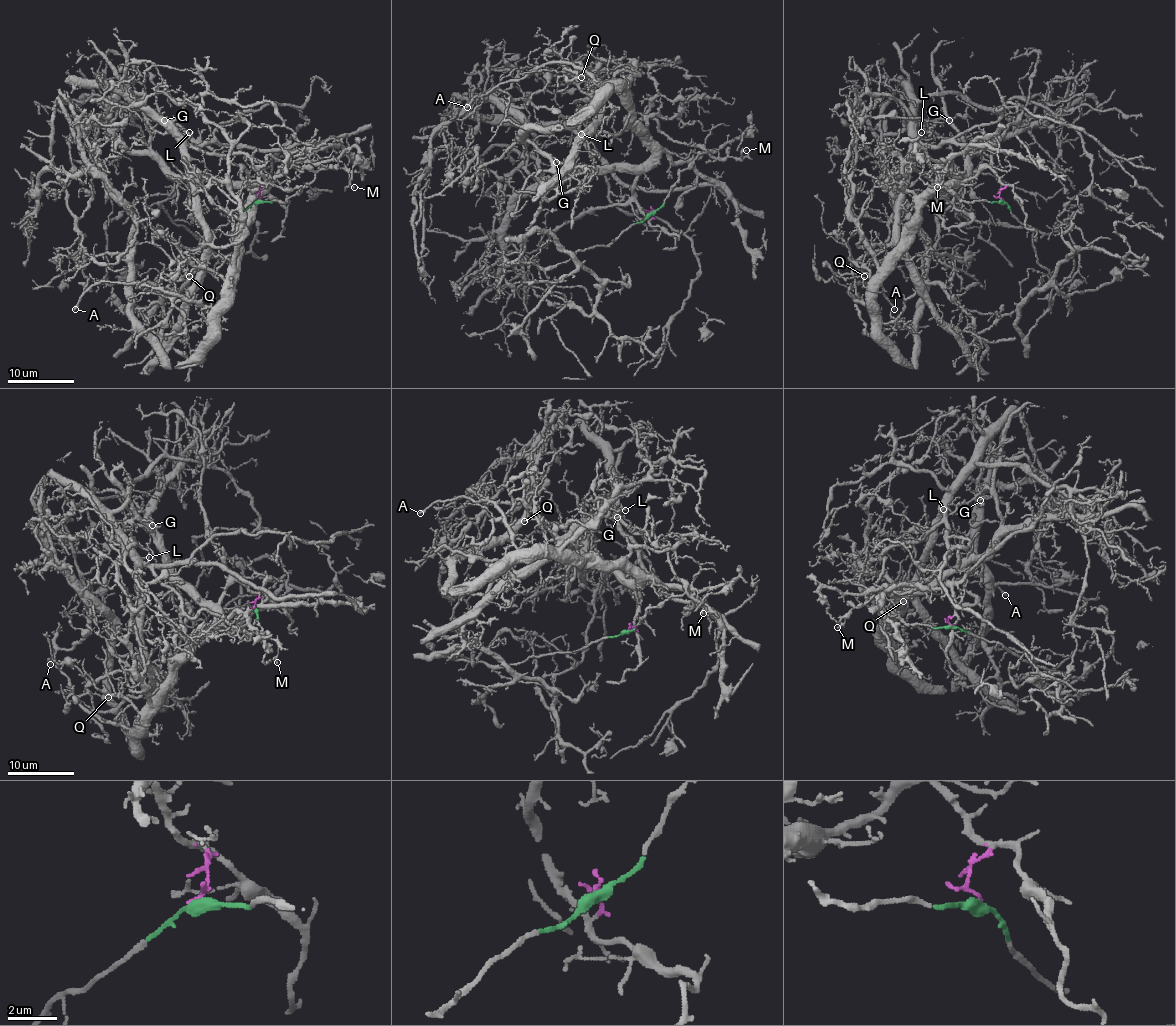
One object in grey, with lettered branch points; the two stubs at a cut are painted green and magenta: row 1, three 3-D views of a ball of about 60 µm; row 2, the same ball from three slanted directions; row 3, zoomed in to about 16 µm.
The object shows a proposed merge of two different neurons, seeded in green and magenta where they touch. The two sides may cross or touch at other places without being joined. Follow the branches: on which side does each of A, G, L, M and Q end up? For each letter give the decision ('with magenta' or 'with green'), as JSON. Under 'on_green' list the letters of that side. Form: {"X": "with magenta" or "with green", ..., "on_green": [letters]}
{"A": "with magenta", "G": "with magenta", "L": "with green", "M": "with green", "Q": "with magenta", "on_green": ["L", "M"]}

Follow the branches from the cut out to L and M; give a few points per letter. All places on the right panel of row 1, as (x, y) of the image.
L: (1002, 201), (962, 201), (918, 155), (905, 160), (910, 154), (920, 154), (922, 132)
M: (1002, 201), (962, 201), (940, 182), (938, 174), (944, 169), (944, 181), (937, 187)

